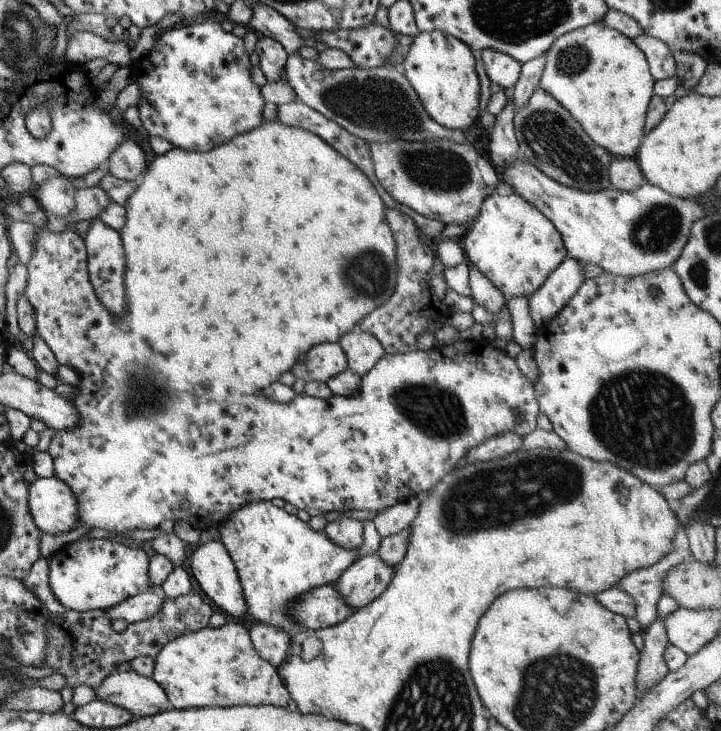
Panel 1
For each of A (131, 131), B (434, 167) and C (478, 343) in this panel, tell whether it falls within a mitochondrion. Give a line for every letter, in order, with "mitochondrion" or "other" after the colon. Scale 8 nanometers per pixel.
A: other
B: mitochondrion
C: other

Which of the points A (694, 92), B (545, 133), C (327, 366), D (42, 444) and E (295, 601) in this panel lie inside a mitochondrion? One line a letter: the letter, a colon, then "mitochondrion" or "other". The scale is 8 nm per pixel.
A: other
B: mitochondrion
C: other
D: other
E: other

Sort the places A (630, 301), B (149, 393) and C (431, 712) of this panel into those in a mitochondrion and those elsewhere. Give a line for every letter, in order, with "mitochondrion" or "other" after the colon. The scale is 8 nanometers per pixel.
A: other
B: mitochondrion
C: mitochondrion

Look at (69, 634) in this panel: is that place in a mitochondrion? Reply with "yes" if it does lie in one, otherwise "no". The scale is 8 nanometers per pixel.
no

